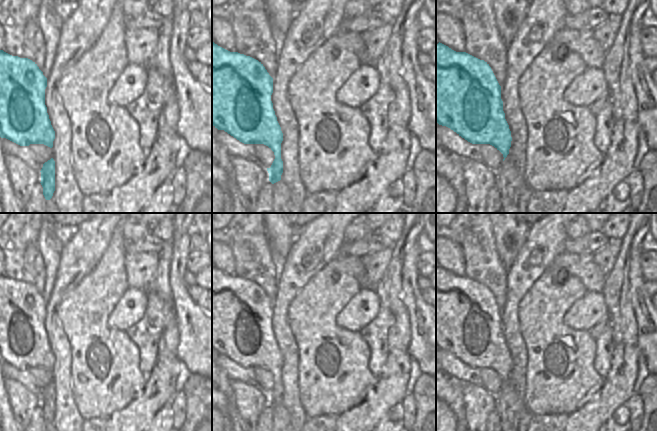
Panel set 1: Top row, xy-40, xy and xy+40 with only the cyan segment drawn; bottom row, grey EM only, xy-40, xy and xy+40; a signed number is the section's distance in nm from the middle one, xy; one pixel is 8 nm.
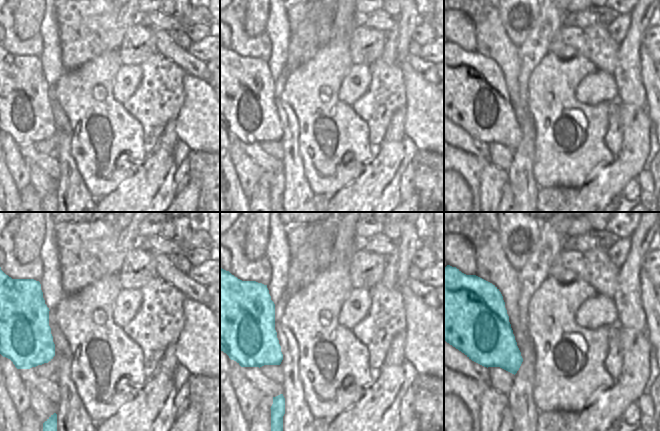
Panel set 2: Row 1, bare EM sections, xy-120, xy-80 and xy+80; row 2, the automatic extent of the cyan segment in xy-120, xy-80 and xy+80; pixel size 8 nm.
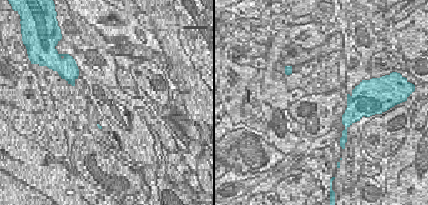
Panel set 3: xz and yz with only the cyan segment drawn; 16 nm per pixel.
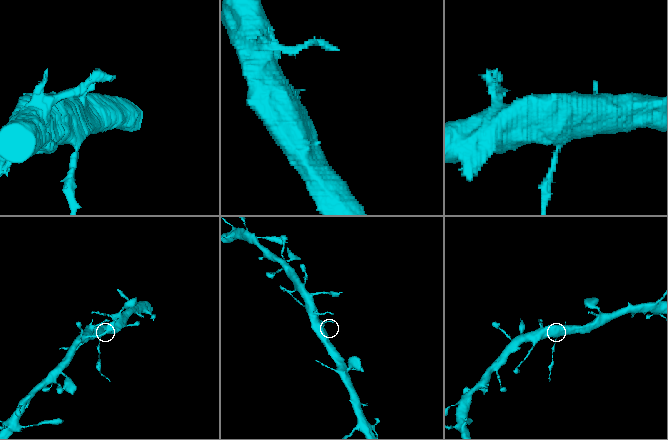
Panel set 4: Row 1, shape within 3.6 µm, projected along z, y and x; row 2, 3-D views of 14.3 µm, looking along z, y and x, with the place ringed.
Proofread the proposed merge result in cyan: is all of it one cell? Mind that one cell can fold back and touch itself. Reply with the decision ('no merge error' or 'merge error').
merge error

